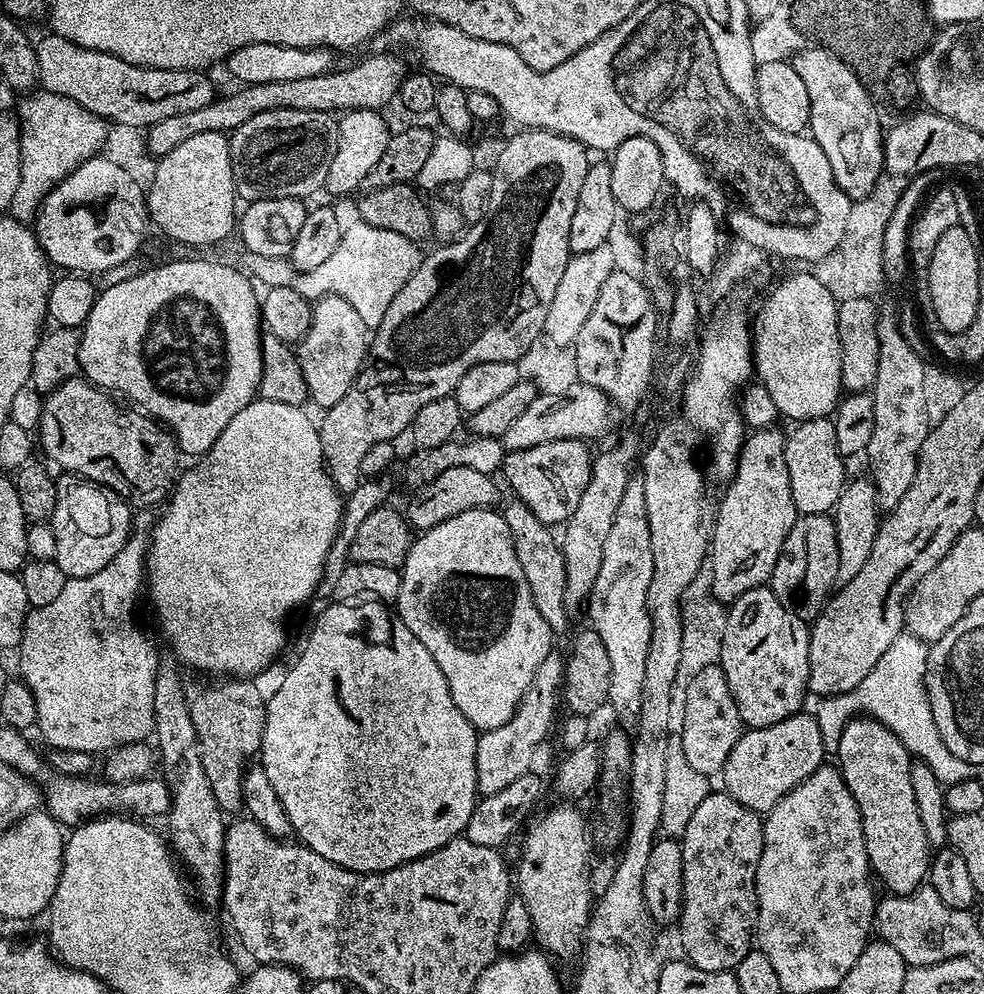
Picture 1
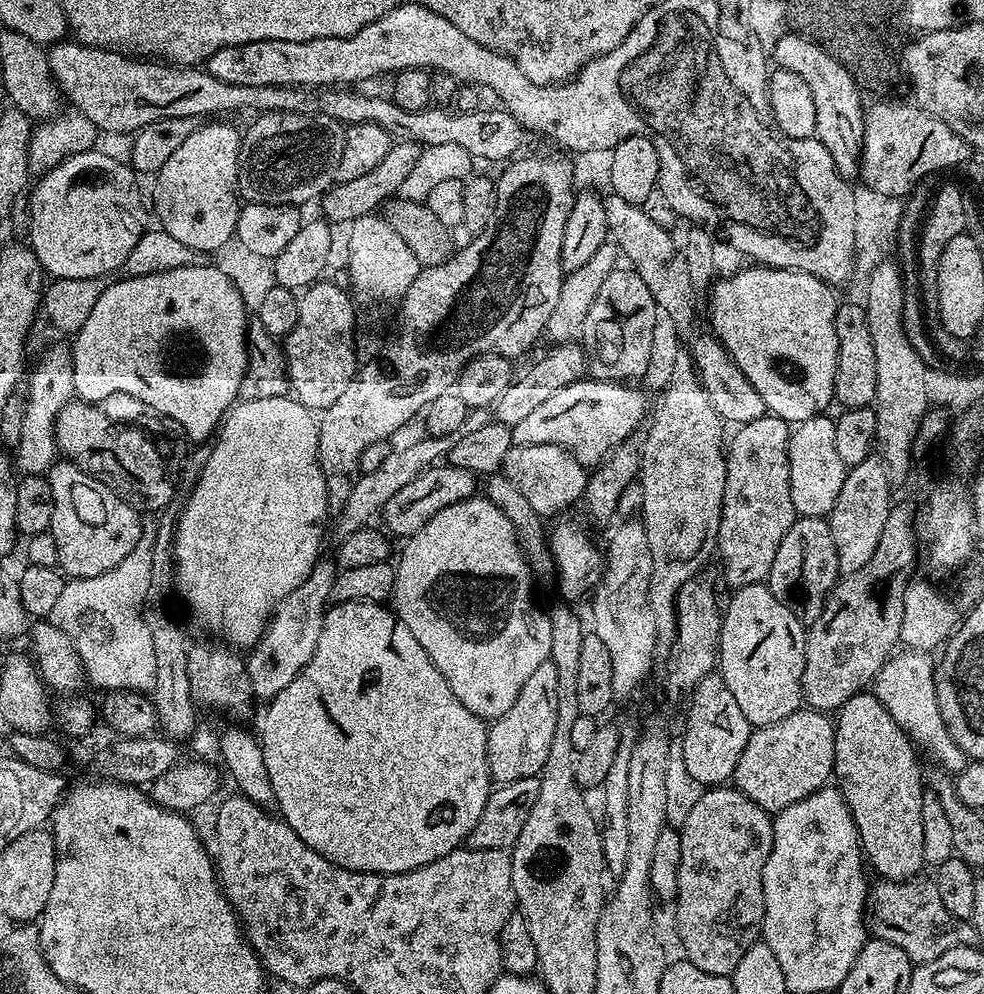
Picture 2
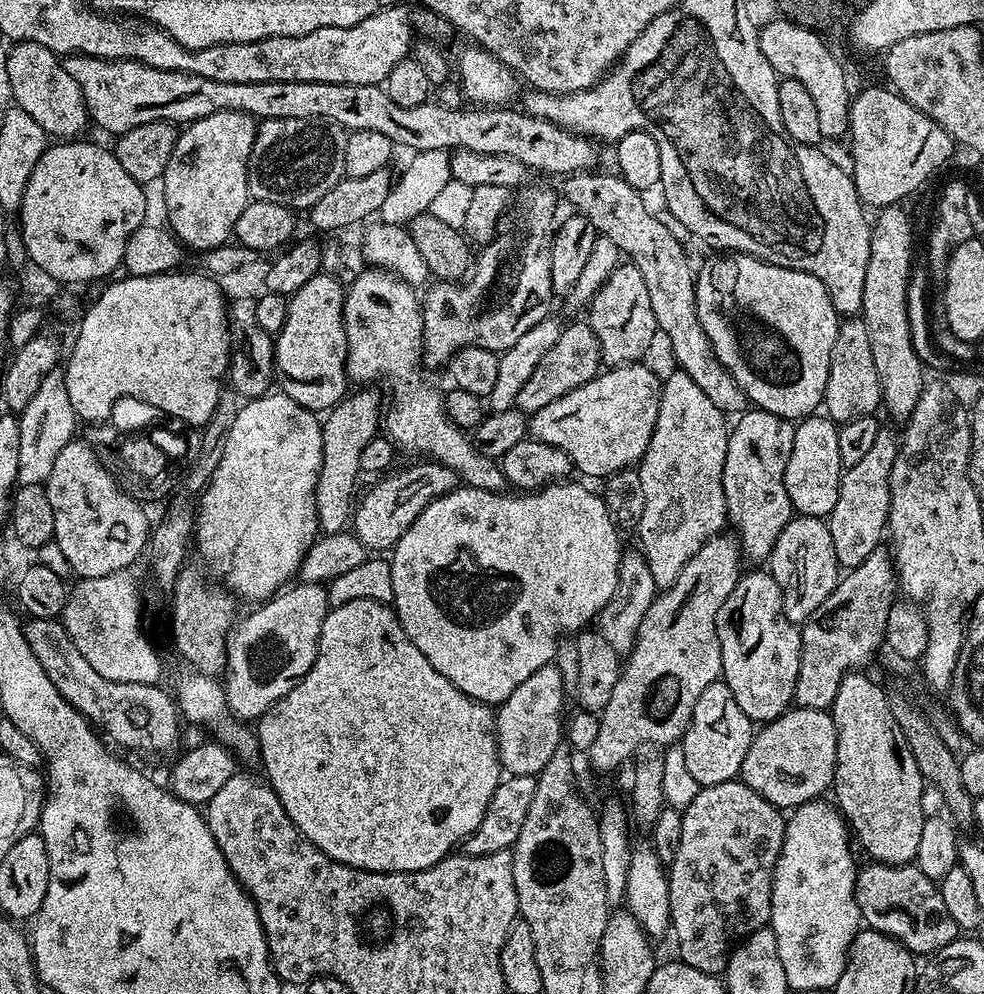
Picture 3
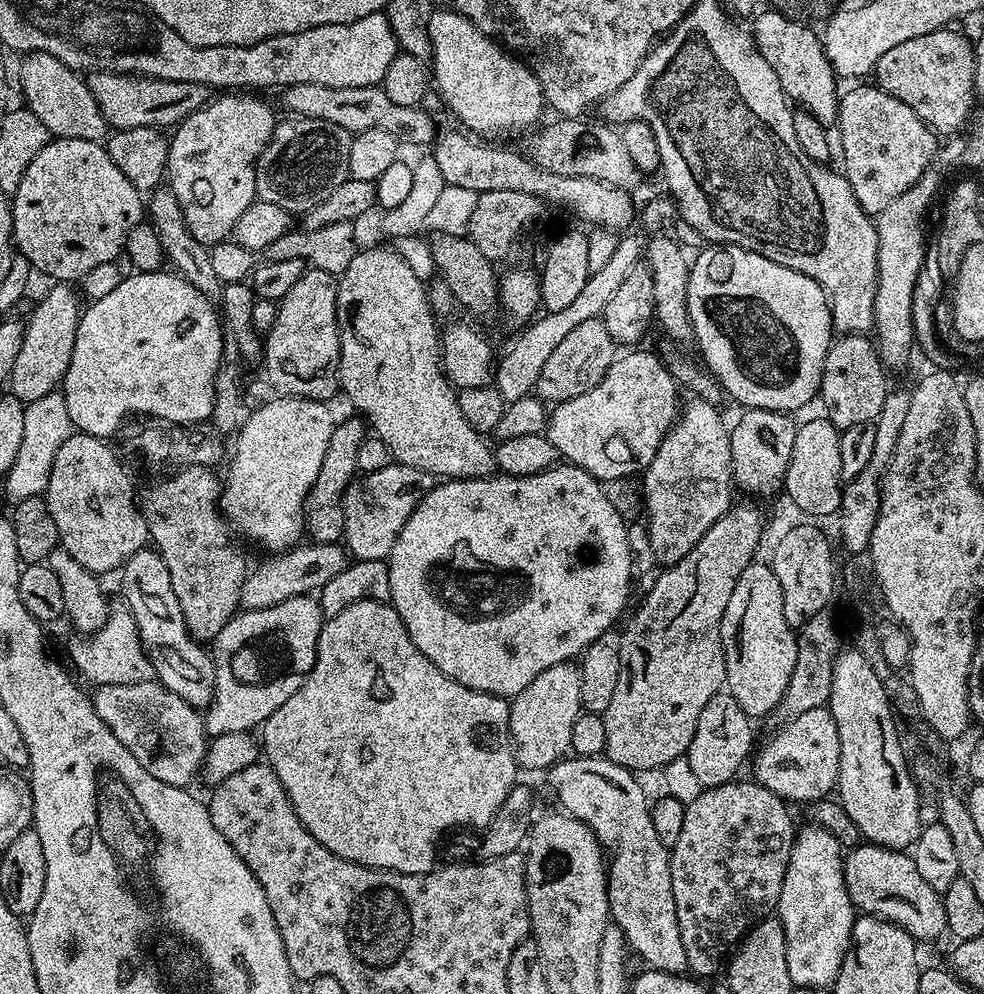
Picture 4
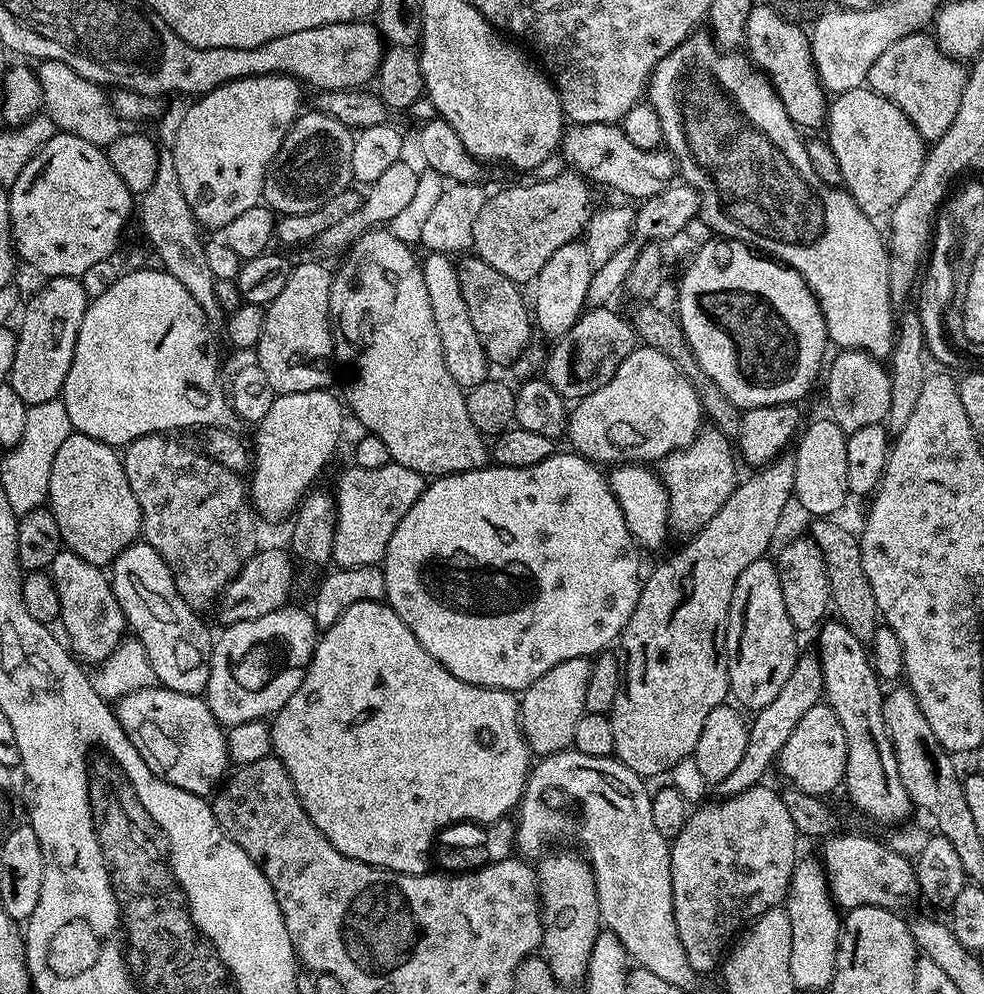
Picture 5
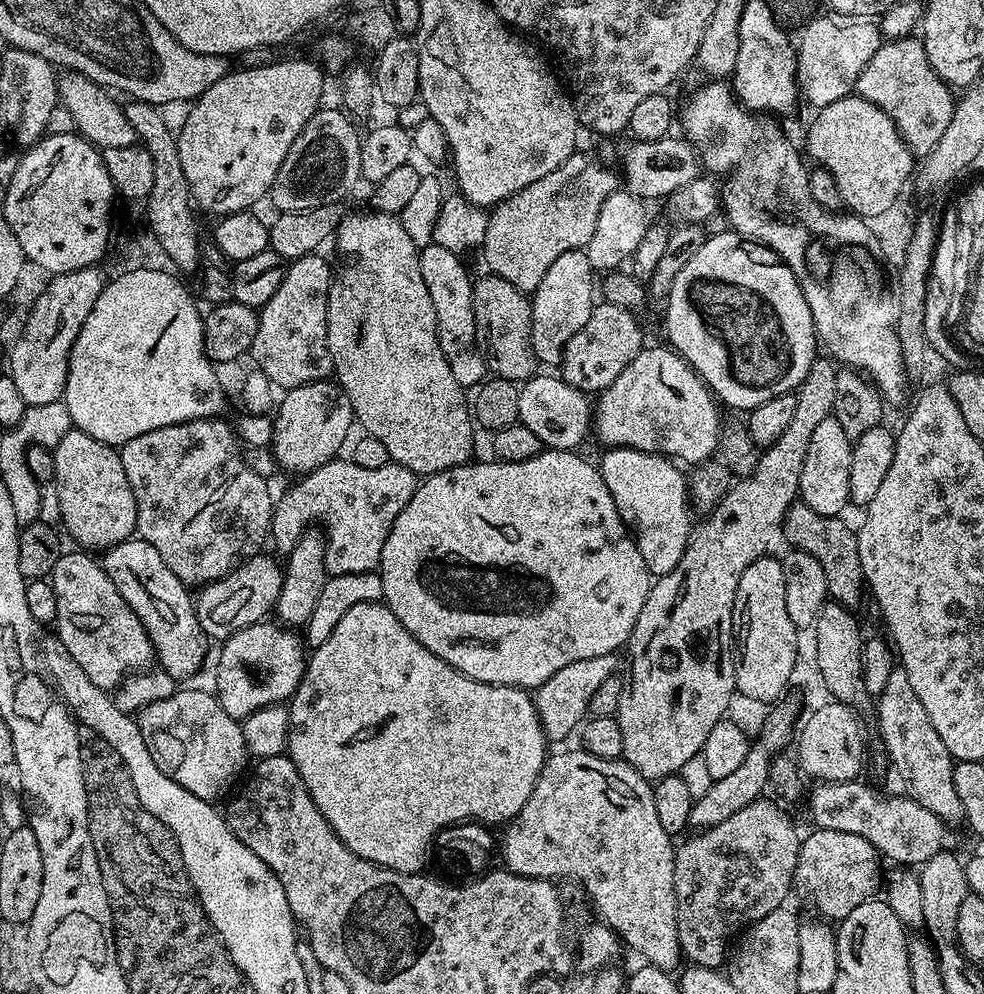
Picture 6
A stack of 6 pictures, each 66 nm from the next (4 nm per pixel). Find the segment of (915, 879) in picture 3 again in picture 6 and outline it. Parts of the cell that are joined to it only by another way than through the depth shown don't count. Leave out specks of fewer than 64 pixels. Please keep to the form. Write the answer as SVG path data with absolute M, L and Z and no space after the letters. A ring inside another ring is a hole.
M816 828L812 830L812 833L805 835L800 841L800 853L798 854L798 866L796 867L795 883L798 888L801 888L806 895L812 899L812 904L821 912L819 915L828 922L839 922L846 918L846 914L850 914L850 910L854 910L854 906L858 906L864 900L871 900L877 895L876 892L881 891L882 888L882 872L880 876L880 864L882 865L882 857L879 852L876 851L874 846L870 846L870 842L866 842L866 838L858 838L858 834L842 834L842 830L826 830L825 828Z

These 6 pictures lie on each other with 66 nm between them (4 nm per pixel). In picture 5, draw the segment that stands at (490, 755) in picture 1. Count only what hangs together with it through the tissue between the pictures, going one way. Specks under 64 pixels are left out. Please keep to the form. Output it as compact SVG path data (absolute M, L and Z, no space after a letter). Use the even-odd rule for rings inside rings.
M589 657L566 658L566 662L558 662L554 670L546 670L542 678L524 689L519 697L519 718L529 753L541 758L572 748L574 730L585 714L586 686L590 683L591 673L592 660Z

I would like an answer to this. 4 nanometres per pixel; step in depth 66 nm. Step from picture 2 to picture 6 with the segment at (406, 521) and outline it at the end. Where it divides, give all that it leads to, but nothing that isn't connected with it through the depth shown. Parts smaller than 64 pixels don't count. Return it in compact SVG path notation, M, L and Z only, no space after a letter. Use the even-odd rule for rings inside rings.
M337 458L326 462L322 466L318 466L314 471L307 474L301 475L300 480L293 488L288 488L284 492L284 497L275 501L272 510L272 527L270 529L270 540L271 543L276 543L278 547L283 551L282 553L288 554L292 548L298 542L298 538L303 532L309 531L313 527L312 524L317 520L318 523L324 524L322 531L324 534L324 561L328 567L329 576L341 576L342 574L362 574L363 572L374 572L380 567L380 559L382 558L382 546L386 546L386 538L390 538L390 530L394 526L394 522L398 518L398 514L402 514L402 510L406 510L406 502L410 502L410 498L414 498L416 493L416 485L418 483L418 477L416 473L411 472L406 466L395 462L389 462L386 466L378 466L378 470L366 470L363 466L353 464L351 459L348 458Z

